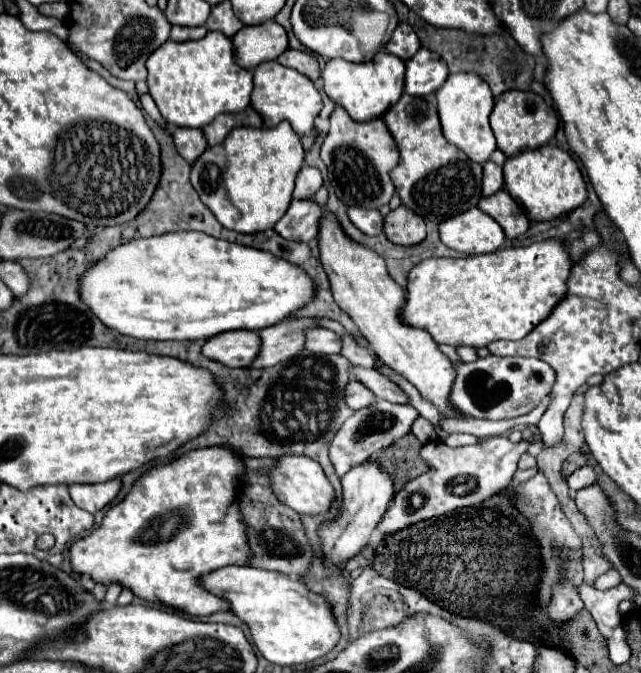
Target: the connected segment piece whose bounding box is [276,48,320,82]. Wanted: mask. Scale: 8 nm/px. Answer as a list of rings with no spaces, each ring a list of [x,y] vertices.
[[[288,48],[286,52],[282,52],[278,58],[276,58],[278,64],[282,66],[288,66],[288,68],[294,68],[298,72],[302,72],[304,76],[308,76],[312,82],[316,82],[320,78],[320,68],[318,68],[318,62],[312,54],[306,54],[306,52],[300,52],[300,50],[292,50]]]

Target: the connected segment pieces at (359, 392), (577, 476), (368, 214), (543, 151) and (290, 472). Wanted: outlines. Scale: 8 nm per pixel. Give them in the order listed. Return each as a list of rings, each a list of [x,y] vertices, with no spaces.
[[[350,380],[348,388],[344,388],[344,398],[346,398],[348,408],[352,408],[352,410],[360,410],[374,400],[372,392],[368,388],[364,388],[362,384],[358,384],[356,380]]]
[[[582,466],[580,470],[576,470],[576,472],[566,480],[566,484],[568,484],[570,492],[576,492],[576,490],[580,490],[580,488],[584,488],[584,486],[590,486],[594,480],[596,480],[594,470],[592,470],[590,466]]]
[[[348,208],[348,218],[352,224],[362,230],[368,236],[378,236],[384,232],[384,216],[378,210],[366,210],[366,208]]]
[[[546,144],[536,150],[526,150],[508,158],[504,164],[504,180],[510,196],[524,206],[526,216],[532,222],[554,220],[562,214],[572,212],[588,198],[586,182],[576,160],[554,144]]]
[[[278,456],[278,458],[274,458],[268,478],[270,478],[270,486],[276,494],[276,498],[282,504],[296,510],[298,514],[310,514],[310,516],[324,514],[324,512],[328,512],[328,508],[334,500],[334,488],[328,482],[324,470],[320,468],[320,464],[316,464],[308,456]]]

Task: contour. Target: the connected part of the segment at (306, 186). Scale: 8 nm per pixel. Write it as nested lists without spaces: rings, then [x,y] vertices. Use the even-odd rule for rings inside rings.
[[[302,166],[296,178],[296,188],[294,188],[294,198],[308,198],[312,196],[318,188],[322,188],[322,174],[318,168],[312,166]]]

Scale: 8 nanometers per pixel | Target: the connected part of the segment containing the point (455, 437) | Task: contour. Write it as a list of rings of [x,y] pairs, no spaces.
[[[450,434],[446,438],[448,446],[466,446],[466,444],[478,444],[480,438],[472,436],[472,434]]]

